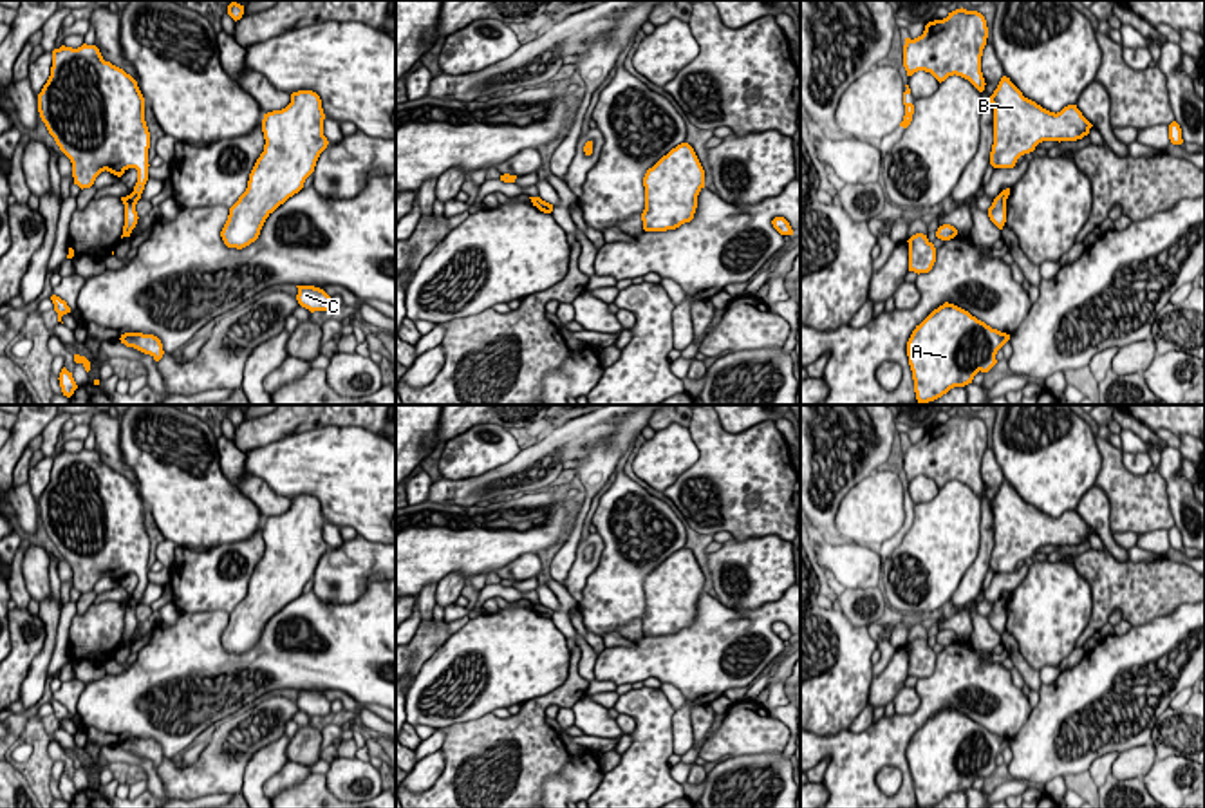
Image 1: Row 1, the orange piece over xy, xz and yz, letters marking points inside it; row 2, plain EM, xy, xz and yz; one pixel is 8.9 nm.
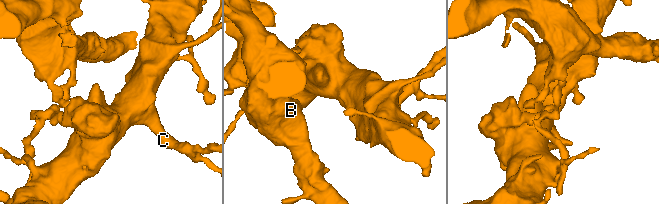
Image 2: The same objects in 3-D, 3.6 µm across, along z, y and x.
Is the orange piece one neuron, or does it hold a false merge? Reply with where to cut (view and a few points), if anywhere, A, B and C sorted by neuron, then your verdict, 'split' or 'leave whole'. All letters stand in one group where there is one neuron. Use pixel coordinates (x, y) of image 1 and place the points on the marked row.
cut in xy along (130, 194), (138, 199); A C / B; split

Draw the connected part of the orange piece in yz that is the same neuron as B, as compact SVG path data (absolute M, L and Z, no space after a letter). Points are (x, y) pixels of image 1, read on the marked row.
M1003 76L990 96L994 108L994 145L990 164L994 168L1014 168L1017 159L1035 150L1042 141L1077 141L1093 127L1077 105L1060 112L1050 112Z

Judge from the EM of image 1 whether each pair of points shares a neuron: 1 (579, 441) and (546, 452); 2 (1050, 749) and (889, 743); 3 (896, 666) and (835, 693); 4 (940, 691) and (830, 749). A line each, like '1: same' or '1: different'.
1: same
2: different
3: different
4: same

